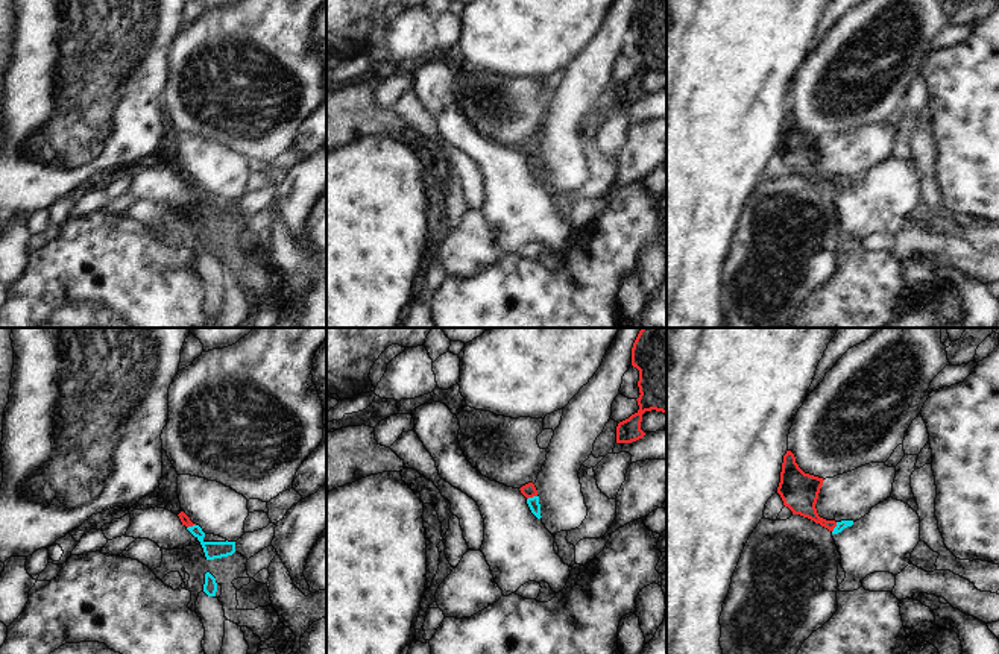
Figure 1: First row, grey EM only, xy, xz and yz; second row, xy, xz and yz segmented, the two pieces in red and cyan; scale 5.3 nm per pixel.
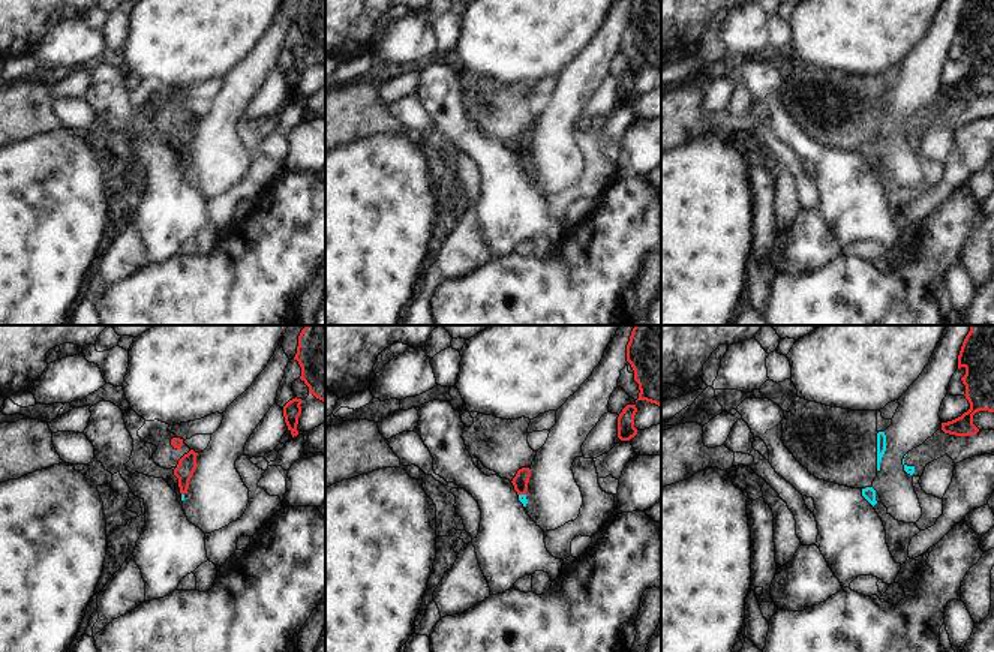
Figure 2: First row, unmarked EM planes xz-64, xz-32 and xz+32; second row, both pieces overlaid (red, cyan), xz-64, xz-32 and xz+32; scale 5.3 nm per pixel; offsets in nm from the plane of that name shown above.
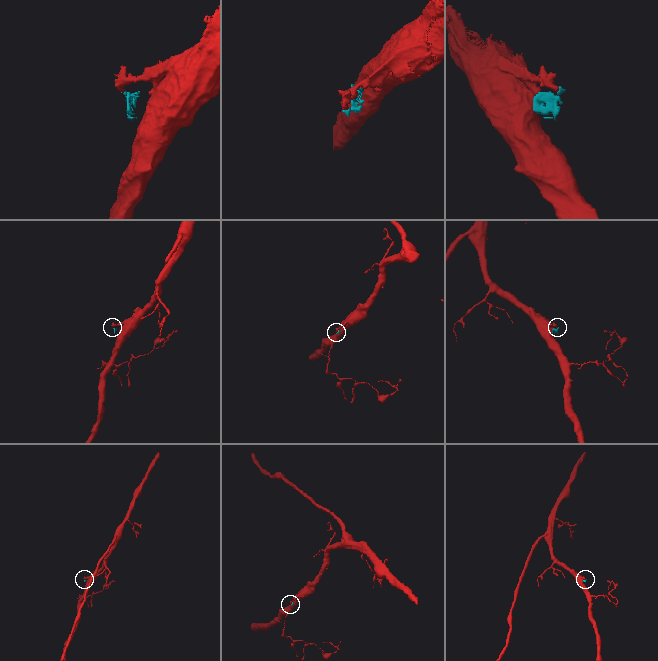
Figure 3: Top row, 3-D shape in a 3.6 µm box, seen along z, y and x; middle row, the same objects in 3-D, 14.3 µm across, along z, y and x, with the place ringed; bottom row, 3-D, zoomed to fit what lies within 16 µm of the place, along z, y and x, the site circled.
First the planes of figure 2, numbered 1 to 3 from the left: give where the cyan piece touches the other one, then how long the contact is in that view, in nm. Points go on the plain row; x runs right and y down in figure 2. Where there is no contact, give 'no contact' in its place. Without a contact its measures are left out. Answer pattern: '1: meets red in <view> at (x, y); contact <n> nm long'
1: no contact
2: meets red in xz-32 at (522, 158); contact 40 nm long
3: no contact

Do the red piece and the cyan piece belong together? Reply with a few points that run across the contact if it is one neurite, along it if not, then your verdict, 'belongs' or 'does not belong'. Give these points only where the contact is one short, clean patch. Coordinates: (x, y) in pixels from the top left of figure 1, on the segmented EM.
line xz (536, 495), (527, 499); does not belong

